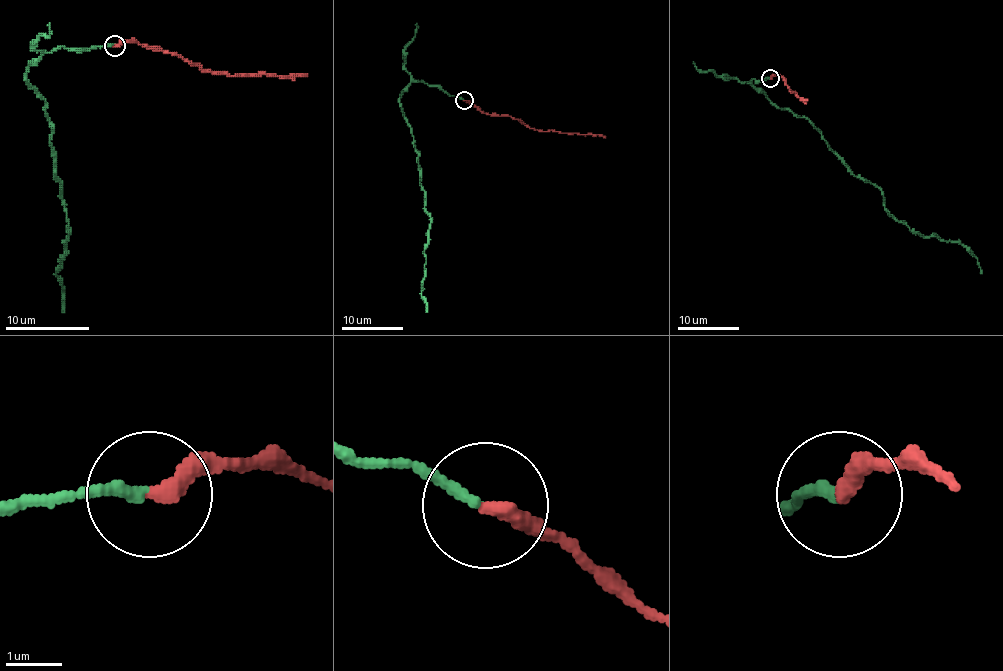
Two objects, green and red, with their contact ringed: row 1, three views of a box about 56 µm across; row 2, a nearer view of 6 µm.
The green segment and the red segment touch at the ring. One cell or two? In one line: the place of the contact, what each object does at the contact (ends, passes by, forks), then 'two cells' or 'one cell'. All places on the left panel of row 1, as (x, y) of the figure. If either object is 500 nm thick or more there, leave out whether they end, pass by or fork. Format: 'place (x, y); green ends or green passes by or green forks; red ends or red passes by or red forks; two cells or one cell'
place (114, 46); green ends; red ends; one cell

